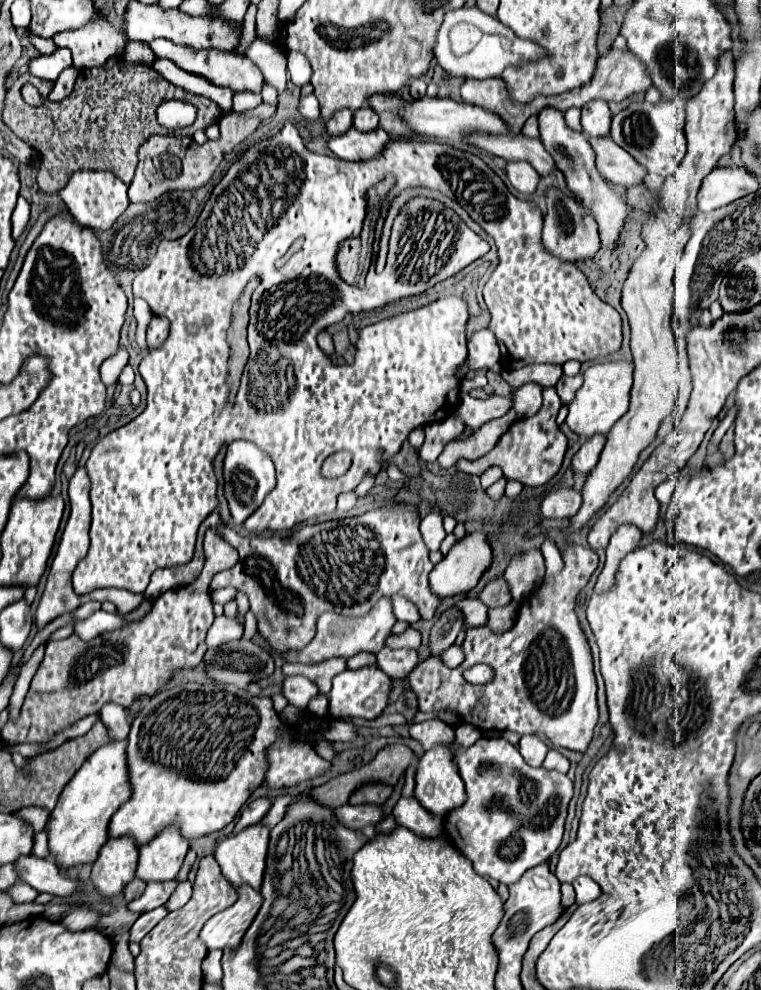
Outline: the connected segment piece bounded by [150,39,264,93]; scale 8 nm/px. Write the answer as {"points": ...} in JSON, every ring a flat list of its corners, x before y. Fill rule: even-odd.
{"points":[[170,39,154,41,154,43,150,43,150,47,152,47,152,51,156,53,156,57,166,57,166,59,178,63,178,67,182,67,184,71,202,75,202,77,206,77,206,79,212,79,212,83,230,87,230,89,234,89,234,91,252,91,252,93,260,93,262,87,264,87,264,77,262,77,262,73,258,71,258,67,256,67,248,57,238,55,236,51,226,51,226,53,216,51,216,49,194,51,192,47,172,43]]}

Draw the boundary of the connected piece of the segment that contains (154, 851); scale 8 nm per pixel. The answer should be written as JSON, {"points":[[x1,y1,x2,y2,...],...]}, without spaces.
{"points":[[166,827,148,845,140,847,136,877,150,881,170,881,178,875,188,851,188,841,182,839,176,827]]}

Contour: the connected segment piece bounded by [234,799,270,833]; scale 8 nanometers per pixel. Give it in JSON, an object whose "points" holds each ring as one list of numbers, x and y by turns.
{"points":[[254,799,240,815,240,819,236,821,236,827,234,827,234,833,246,829,248,825,256,825,264,815,266,811,270,809,270,799]]}

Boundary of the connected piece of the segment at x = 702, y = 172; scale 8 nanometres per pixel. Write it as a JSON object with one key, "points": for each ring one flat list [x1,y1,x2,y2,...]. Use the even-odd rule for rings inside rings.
{"points":[[726,51,720,55,718,59,718,69,716,75,712,79,708,79,702,89,686,99,686,139,688,139,688,153,682,161,682,165,678,165,676,173,666,181,666,185,660,191,660,209,652,211,652,221,646,223,642,235,646,239,646,251,644,255,640,255,640,259,632,265,632,271,624,283,622,289,622,309,628,315,630,321,630,331,632,331,632,339,630,339,630,347,632,347,632,355,634,355,634,387,632,387,632,397,630,397,630,411,612,427,612,431,606,437,606,445,604,451,600,455,598,465,588,473,586,483,582,487,582,509,580,513,576,513,570,519,570,525,564,529,566,535,572,535,576,531,580,531,608,501,608,497,616,491,616,487,632,473,638,455,642,453,642,449,646,449,654,437,656,431,662,423,662,419,666,415,672,413,674,409,674,401,676,401,676,393,678,393,678,367,676,367,676,347,674,347,674,335,672,335,672,327,670,327,670,319,672,319,672,295,674,295,674,285,672,285,672,275,674,275,674,267,676,263,682,259,684,253,684,245,690,239,690,219,696,213,696,193,700,189,702,179,718,165,718,159,722,155,726,155,730,151,730,147,734,145,736,139,736,131,734,131,734,93,732,93,732,81,734,81,734,55,732,51]]}

